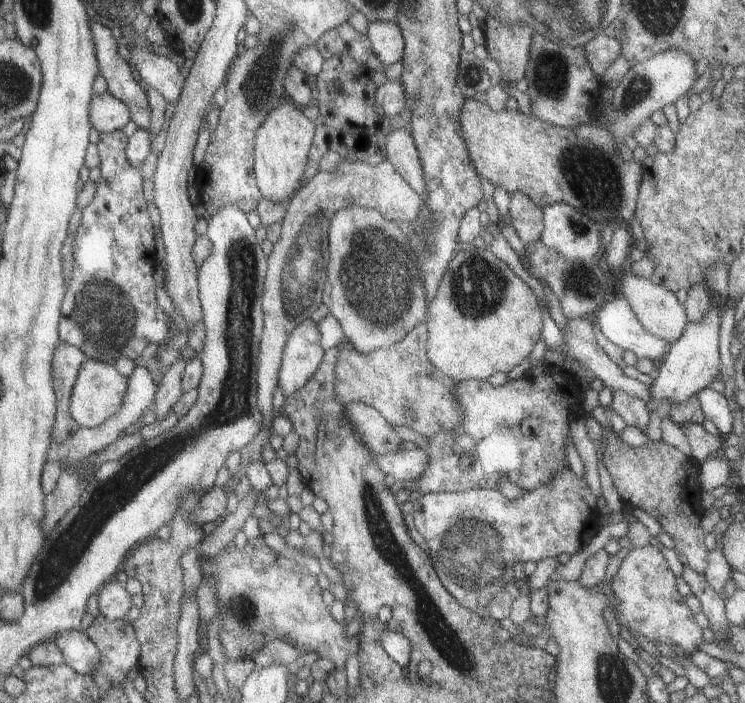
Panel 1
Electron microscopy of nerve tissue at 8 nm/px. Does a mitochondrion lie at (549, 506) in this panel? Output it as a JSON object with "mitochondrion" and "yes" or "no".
{"mitochondrion":"yes"}

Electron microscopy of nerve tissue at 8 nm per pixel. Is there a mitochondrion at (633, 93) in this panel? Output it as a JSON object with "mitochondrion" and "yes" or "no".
{"mitochondrion":"yes"}

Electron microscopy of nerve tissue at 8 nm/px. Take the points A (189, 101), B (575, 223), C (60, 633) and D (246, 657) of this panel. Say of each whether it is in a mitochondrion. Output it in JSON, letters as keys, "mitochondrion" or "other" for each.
{"A":"other","B":"mitochondrion","C":"other","D":"other"}

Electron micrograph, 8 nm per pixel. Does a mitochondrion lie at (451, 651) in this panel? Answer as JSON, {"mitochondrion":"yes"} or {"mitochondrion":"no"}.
{"mitochondrion":"yes"}

